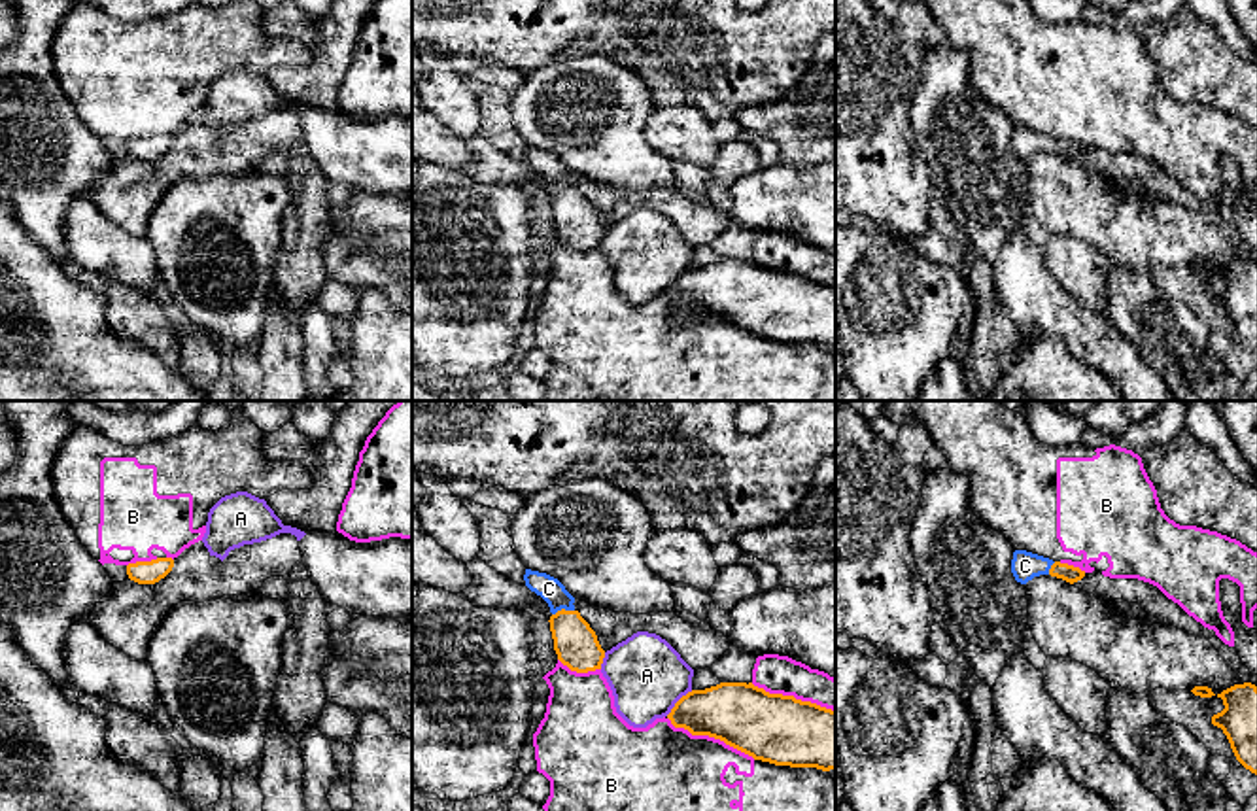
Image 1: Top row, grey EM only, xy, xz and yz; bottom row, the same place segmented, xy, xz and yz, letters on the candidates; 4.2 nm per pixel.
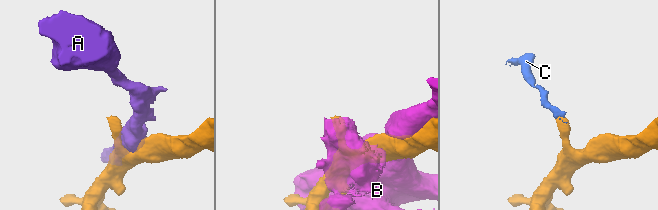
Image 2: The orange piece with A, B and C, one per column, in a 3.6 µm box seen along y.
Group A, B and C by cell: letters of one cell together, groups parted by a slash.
A / B / C

